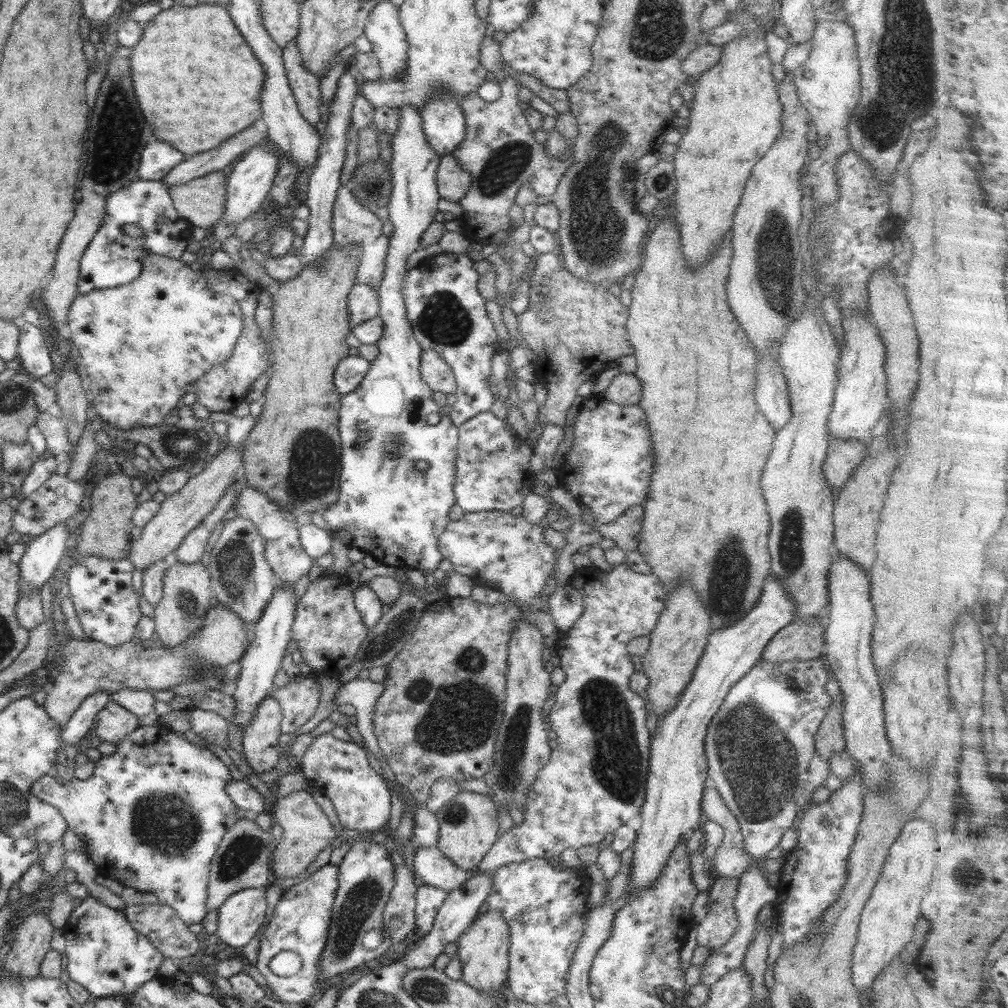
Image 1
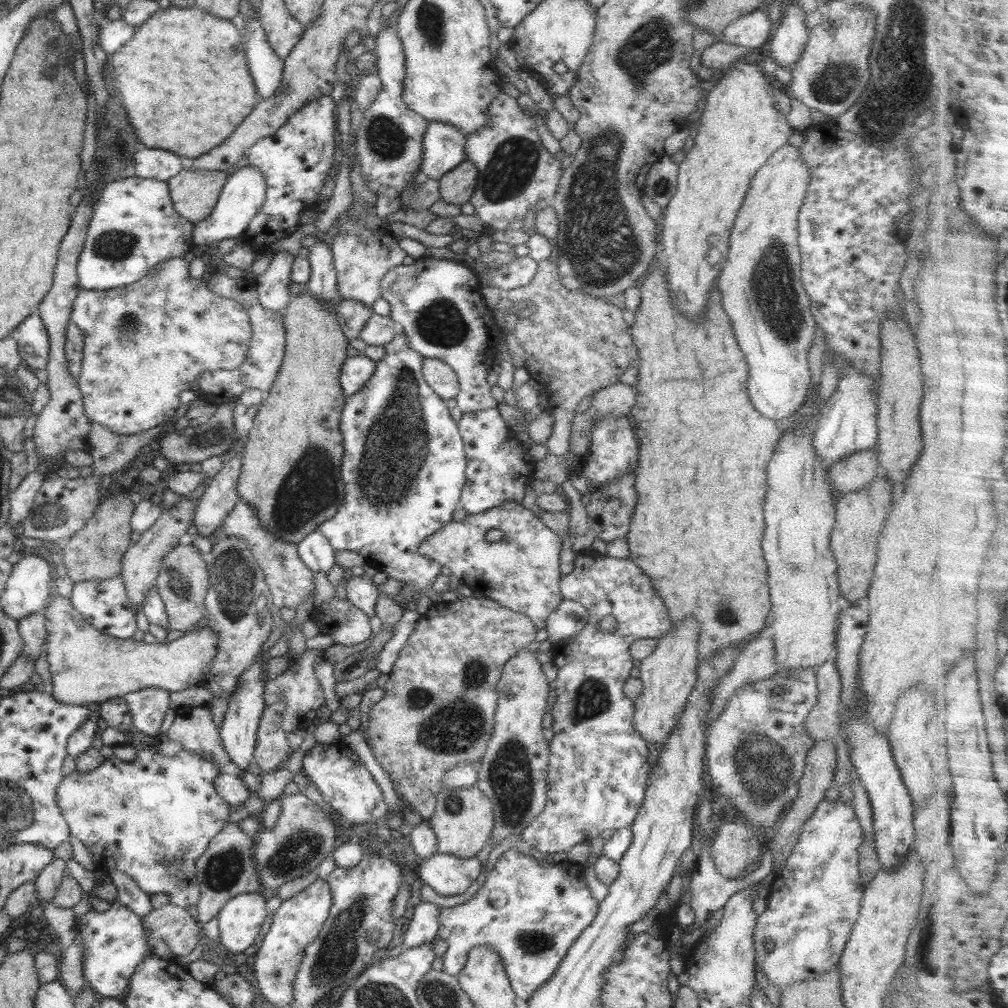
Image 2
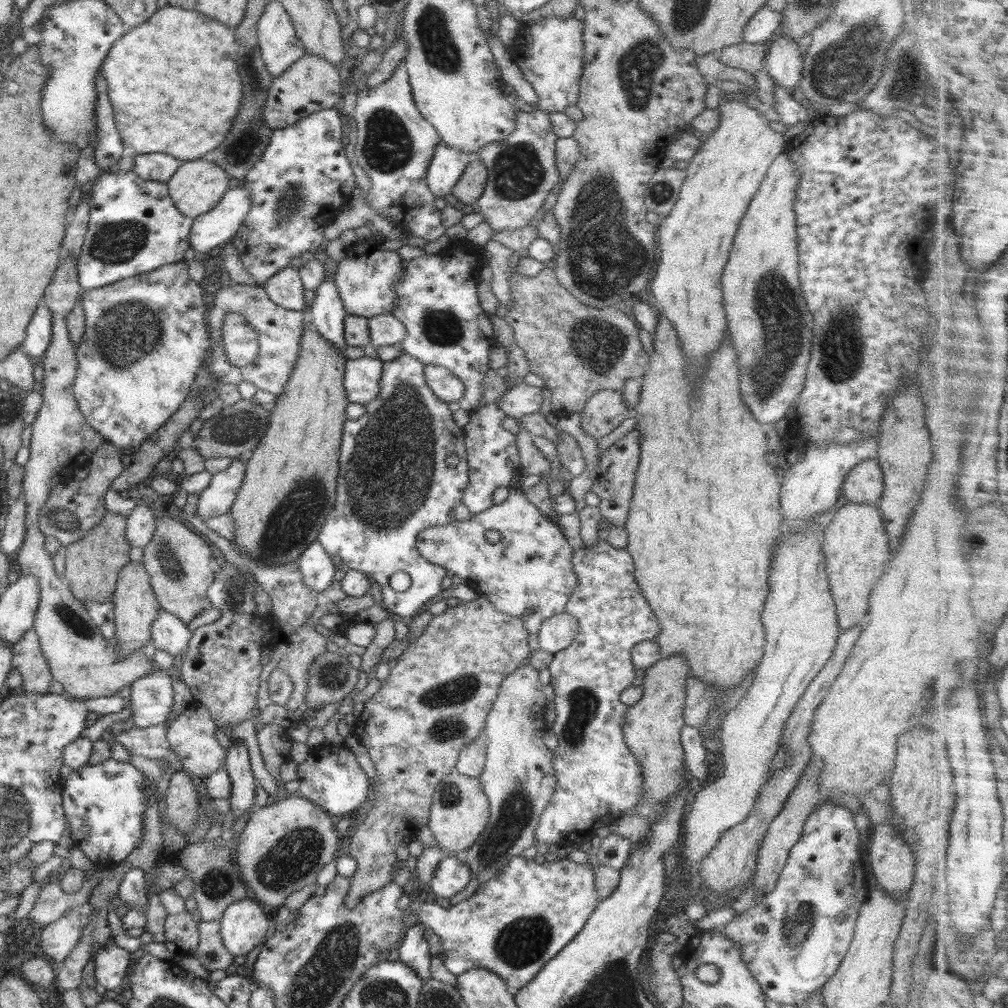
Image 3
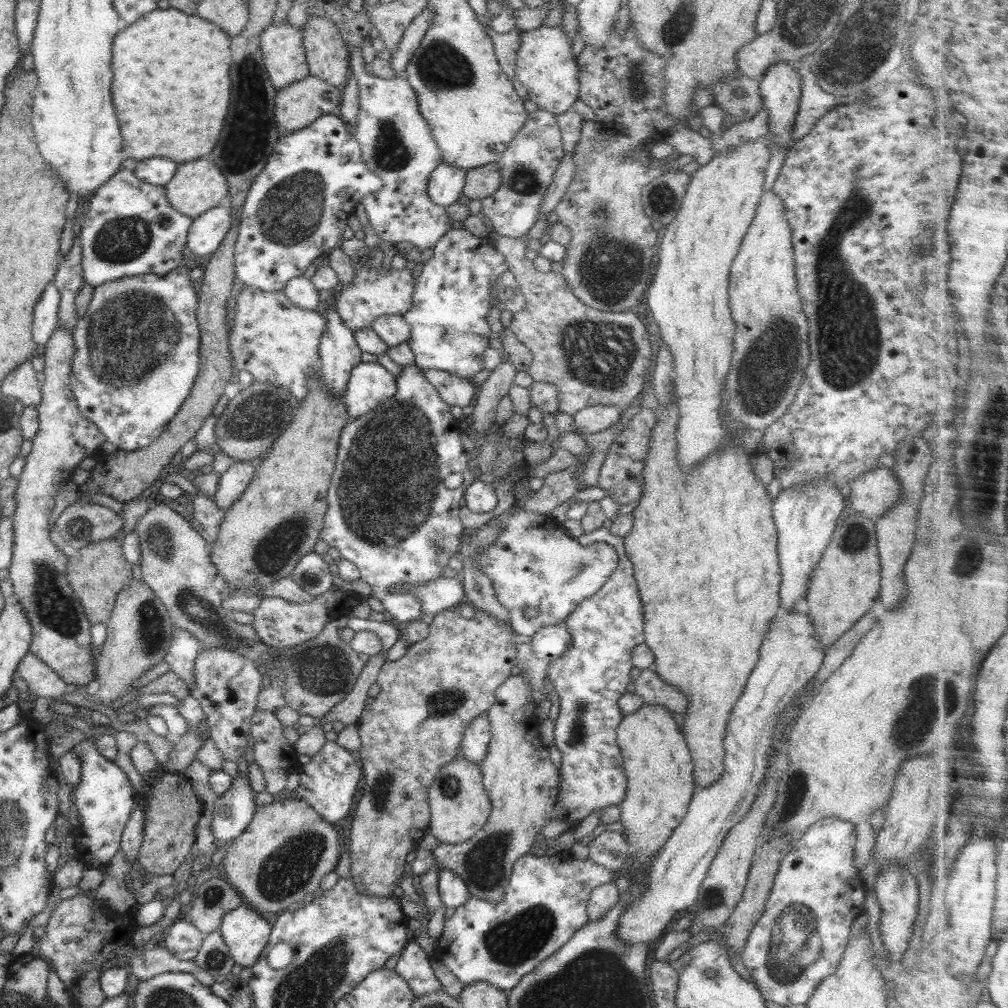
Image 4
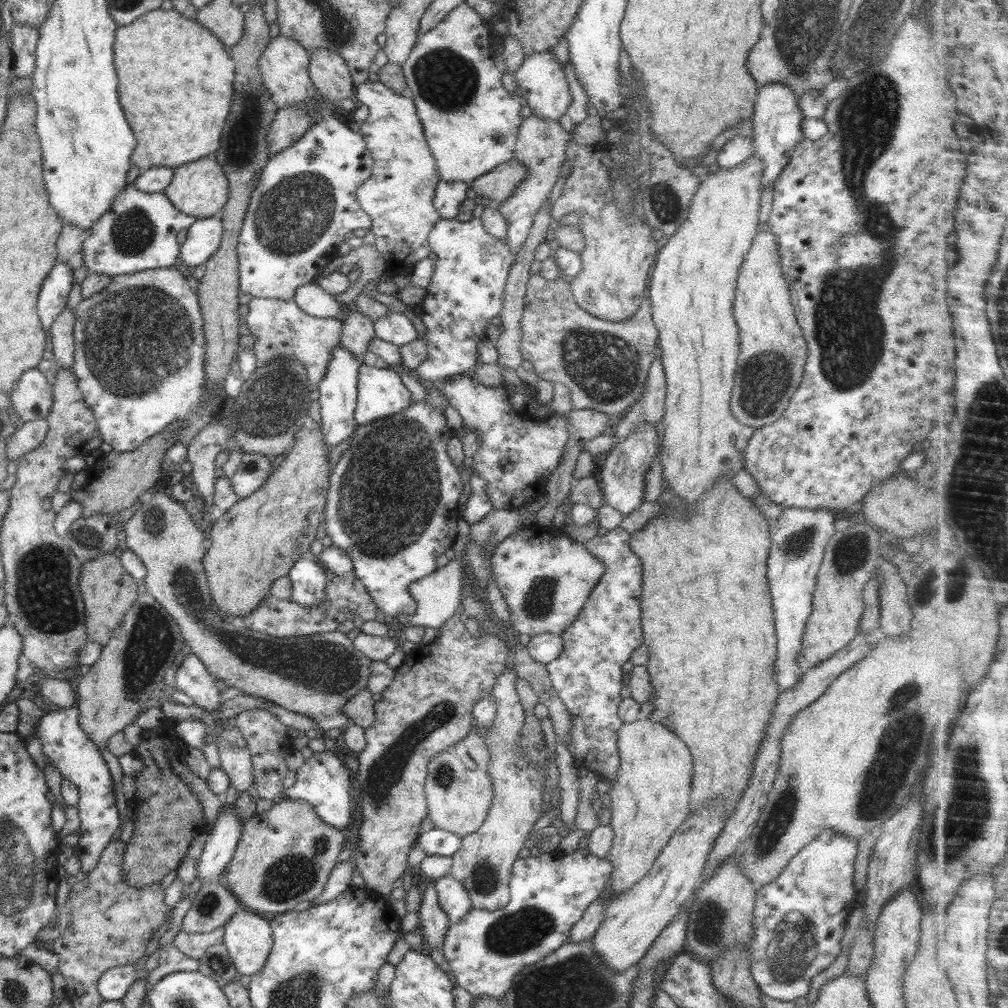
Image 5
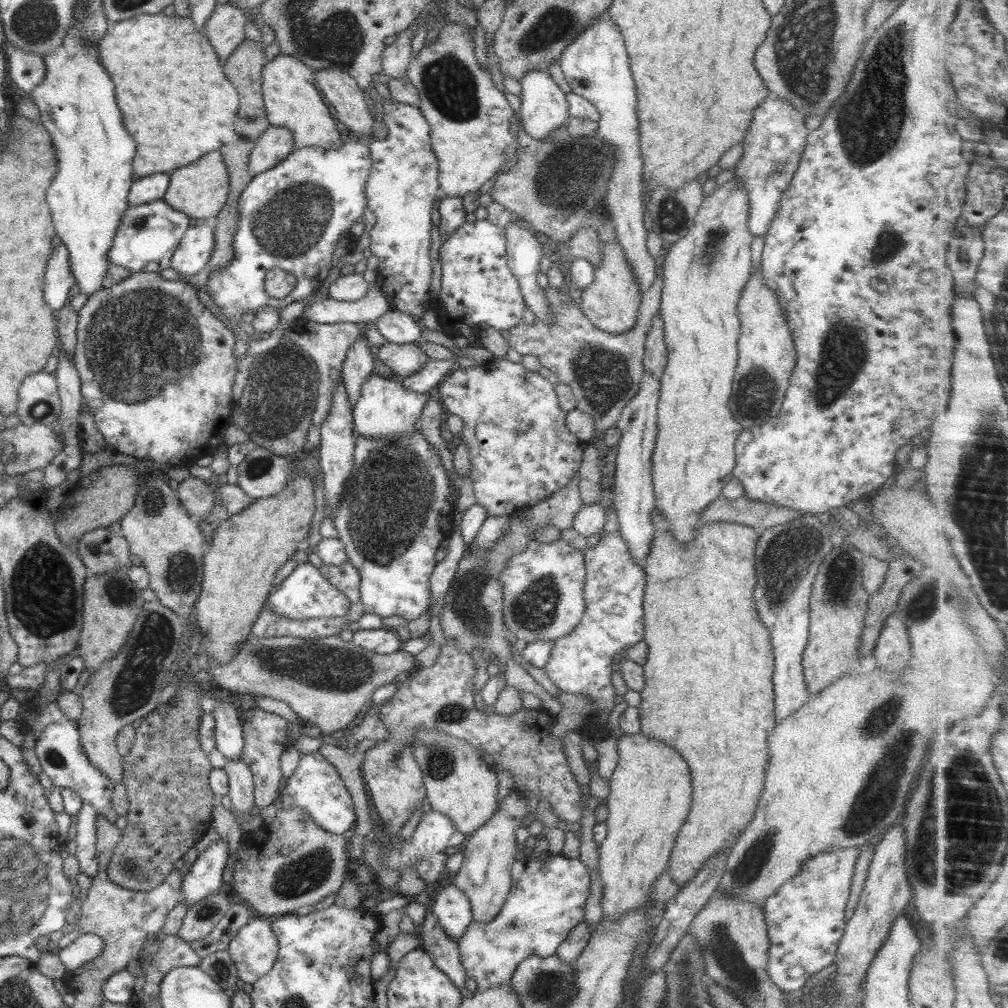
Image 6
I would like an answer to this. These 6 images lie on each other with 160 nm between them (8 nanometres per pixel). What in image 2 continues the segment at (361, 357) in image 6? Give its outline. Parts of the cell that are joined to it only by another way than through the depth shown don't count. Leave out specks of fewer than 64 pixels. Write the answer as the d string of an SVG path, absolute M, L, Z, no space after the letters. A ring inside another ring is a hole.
M347 211L340 214L339 223L336 226L340 234L334 236L330 247L337 270L337 290L342 298L358 299L358 302L363 302L372 309L374 302L381 298L381 278L391 268L402 264L407 254L398 245L394 236L390 236L390 232L384 238L380 230L372 232L372 229L364 227L365 220L366 218L353 220Z

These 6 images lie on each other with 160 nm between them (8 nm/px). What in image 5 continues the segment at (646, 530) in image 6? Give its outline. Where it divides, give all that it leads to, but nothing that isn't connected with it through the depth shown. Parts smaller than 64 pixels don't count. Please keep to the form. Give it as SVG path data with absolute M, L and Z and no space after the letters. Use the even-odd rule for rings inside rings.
M641 422L634 433L626 435L622 443L617 443L601 460L601 490L605 503L616 508L623 515L638 510L644 504L644 480L651 464L660 452L657 422Z

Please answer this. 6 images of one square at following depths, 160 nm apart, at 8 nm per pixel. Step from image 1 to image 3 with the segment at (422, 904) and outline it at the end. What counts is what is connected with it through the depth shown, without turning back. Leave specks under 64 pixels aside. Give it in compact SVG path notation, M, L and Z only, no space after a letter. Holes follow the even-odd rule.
M420 923L414 924L412 928L406 932L406 937L398 944L400 948L399 961L412 967L418 974L418 978L426 984L430 980L430 960L432 958L429 953L428 942L424 938L424 926Z

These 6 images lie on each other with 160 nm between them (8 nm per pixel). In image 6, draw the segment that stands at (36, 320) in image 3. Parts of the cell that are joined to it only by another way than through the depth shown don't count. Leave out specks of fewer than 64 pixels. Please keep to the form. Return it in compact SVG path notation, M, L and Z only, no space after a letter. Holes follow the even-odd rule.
M60 243L52 251L44 278L44 300L52 310L62 308L70 300L68 292L75 284L70 267L69 252L66 245Z

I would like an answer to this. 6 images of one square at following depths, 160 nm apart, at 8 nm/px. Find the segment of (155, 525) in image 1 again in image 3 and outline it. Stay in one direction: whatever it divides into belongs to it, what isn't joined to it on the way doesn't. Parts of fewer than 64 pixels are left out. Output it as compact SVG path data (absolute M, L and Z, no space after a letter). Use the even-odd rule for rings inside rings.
M131 561L126 564L126 567L120 570L118 574L118 581L116 582L116 591L113 592L112 602L114 605L115 612L115 637L118 639L116 647L119 648L117 652L117 659L125 659L128 655L131 655L133 652L140 651L144 642L150 640L152 633L152 623L154 619L158 616L160 608L159 602L155 597L154 591L150 586L150 576L146 574L144 566L142 566L142 561Z

